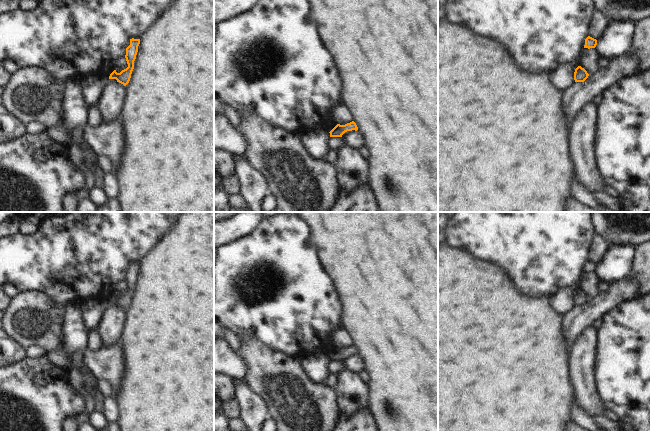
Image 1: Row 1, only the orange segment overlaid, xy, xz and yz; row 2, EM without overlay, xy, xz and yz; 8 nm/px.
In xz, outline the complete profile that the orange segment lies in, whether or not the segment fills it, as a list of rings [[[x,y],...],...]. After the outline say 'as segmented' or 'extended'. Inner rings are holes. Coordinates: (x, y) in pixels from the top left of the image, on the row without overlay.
[[[354,345],[345,349],[337,348],[329,357],[330,361],[342,361],[345,356],[352,354],[358,354],[358,351]]] | as segmented

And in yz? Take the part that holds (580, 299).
[[[578,290],[575,293],[575,296],[574,296],[575,306],[584,306],[588,302],[588,300],[589,298],[587,297],[587,295],[581,290]]] | as segmented

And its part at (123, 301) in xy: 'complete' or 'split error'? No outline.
complete

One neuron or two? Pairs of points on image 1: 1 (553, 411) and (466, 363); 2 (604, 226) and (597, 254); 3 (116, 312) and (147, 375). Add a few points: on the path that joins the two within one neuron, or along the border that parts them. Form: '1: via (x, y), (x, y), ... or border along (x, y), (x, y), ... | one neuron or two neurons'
1: via (531, 404), (499, 396), (488, 385) | one neuron
2: border along (596, 232), (609, 245) | two neurons
3: border along (125, 310), (122, 330), (117, 339) | two neurons

